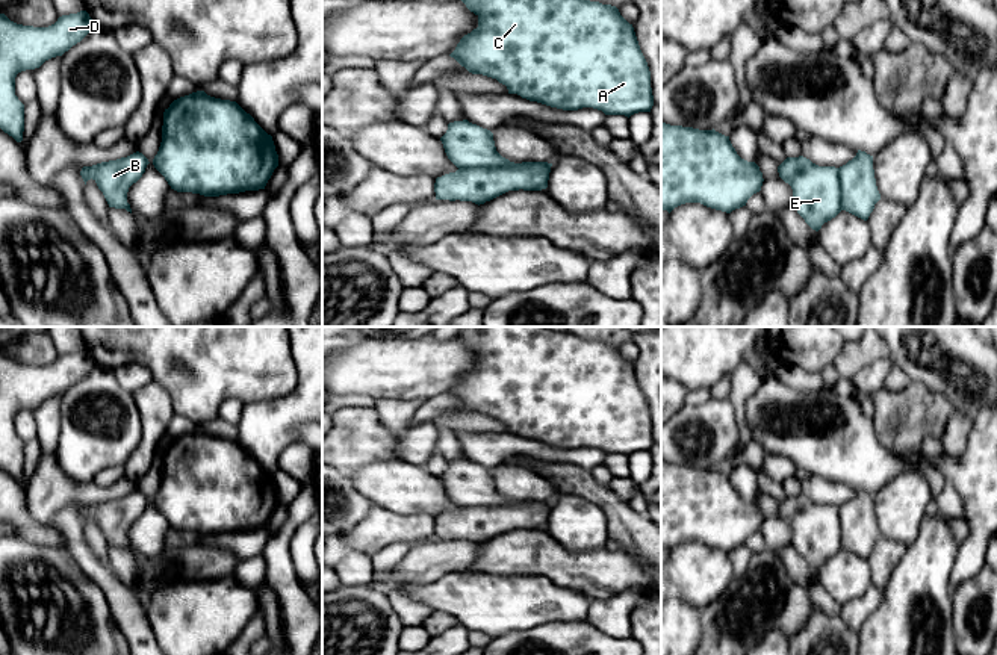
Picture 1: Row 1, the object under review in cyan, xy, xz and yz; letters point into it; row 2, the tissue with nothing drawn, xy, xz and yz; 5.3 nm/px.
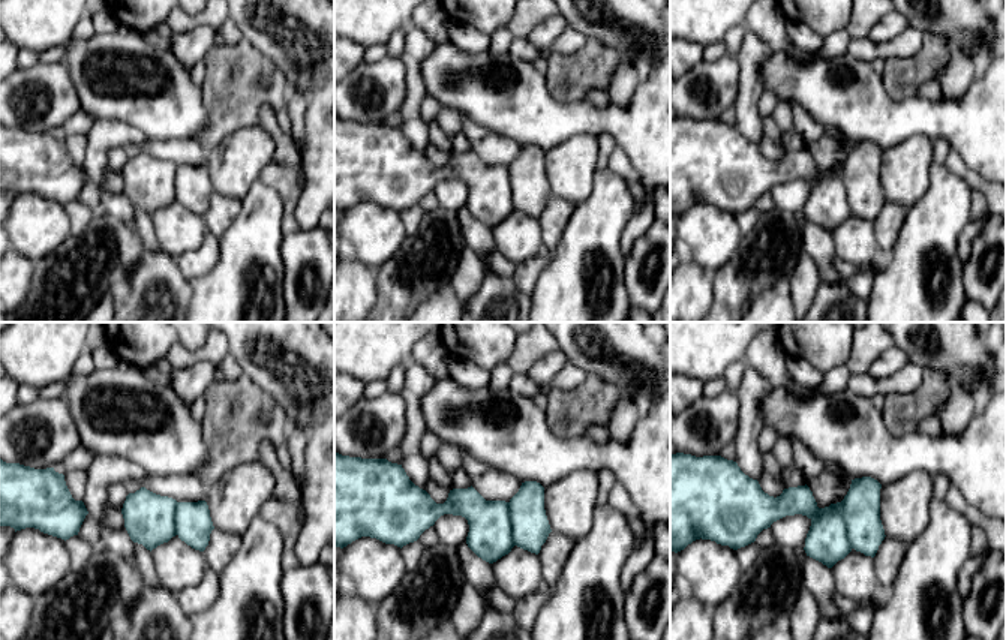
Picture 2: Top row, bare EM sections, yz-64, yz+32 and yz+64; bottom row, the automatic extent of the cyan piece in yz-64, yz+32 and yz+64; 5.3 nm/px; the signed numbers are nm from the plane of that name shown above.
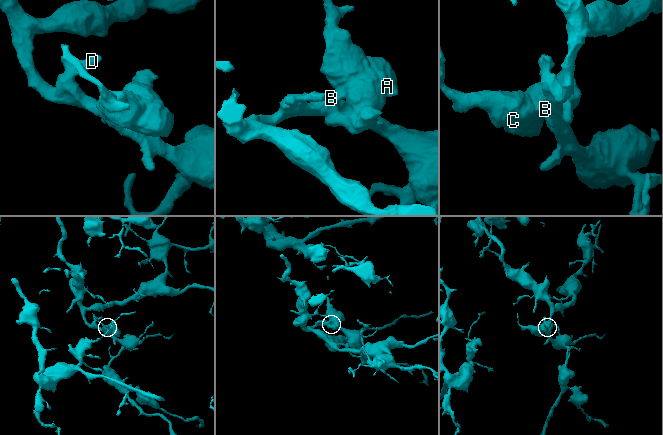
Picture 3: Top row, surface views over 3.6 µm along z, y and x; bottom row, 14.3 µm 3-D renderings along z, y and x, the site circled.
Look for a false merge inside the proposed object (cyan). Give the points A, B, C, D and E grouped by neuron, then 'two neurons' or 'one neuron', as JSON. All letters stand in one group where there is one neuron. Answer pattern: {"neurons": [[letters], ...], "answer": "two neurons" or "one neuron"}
{"neurons": [["A", "B", "C", "D", "E"]], "answer": "one neuron"}

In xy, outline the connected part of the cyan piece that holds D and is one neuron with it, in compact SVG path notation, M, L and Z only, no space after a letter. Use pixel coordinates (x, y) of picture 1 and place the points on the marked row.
M86 11L62 15L48 27L23 26L0 14L0 129L23 141L24 104L15 95L15 77L62 56L80 42L95 23Z

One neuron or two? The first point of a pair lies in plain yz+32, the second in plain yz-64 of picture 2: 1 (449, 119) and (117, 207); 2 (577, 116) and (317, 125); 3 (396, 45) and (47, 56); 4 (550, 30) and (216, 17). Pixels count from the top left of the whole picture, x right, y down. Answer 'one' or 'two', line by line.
1: one
2: one
3: one
4: two

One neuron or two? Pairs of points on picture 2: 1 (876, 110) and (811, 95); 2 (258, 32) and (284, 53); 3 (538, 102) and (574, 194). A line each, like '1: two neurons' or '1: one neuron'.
1: one neuron
2: one neuron
3: two neurons

